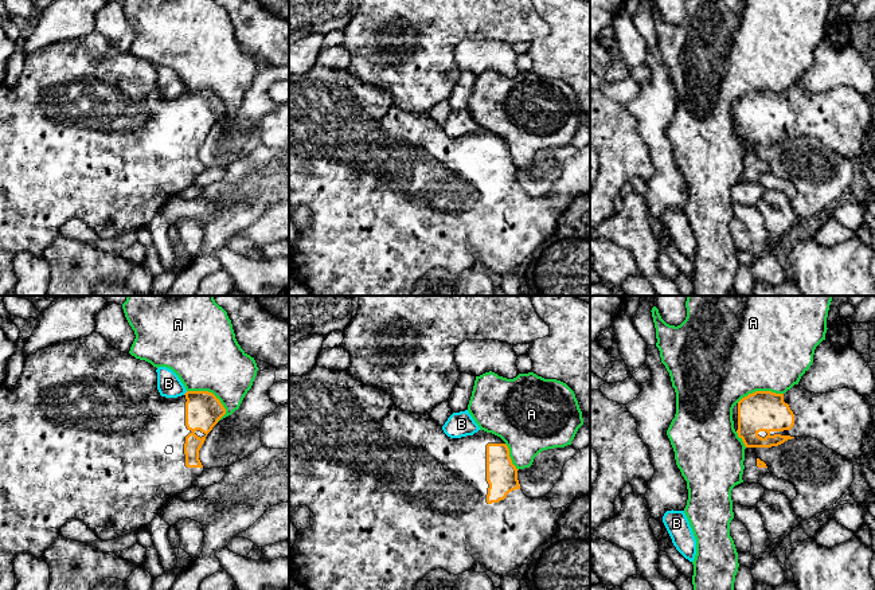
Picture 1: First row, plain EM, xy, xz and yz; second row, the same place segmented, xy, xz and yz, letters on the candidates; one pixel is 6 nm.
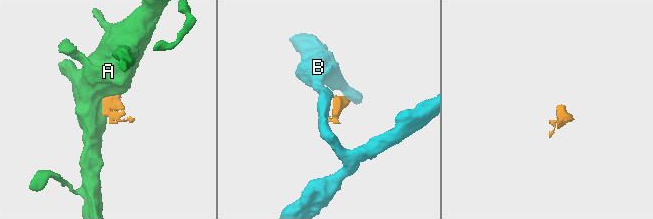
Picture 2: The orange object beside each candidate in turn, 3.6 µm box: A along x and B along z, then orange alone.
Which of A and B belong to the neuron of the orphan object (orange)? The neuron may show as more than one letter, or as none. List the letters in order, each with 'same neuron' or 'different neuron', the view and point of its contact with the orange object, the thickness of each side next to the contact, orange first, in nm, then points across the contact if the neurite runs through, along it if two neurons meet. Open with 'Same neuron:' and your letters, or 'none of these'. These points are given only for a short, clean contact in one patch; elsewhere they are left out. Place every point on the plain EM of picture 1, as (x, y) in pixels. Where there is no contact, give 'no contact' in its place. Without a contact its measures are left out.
Same neuron: none of these
A: different neuron; contact xy (210, 92); calibres 220 and 420 nm
B: different neuron; contact xy (186, 92); calibres 220 and 140 nm; border xy (187, 90), (183, 93)

